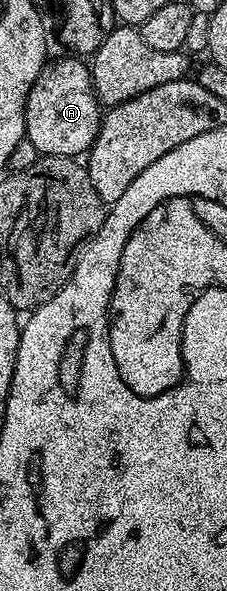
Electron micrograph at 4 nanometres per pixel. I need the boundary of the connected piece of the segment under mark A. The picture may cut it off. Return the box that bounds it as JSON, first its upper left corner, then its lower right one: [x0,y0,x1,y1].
[25,55,101,158]

